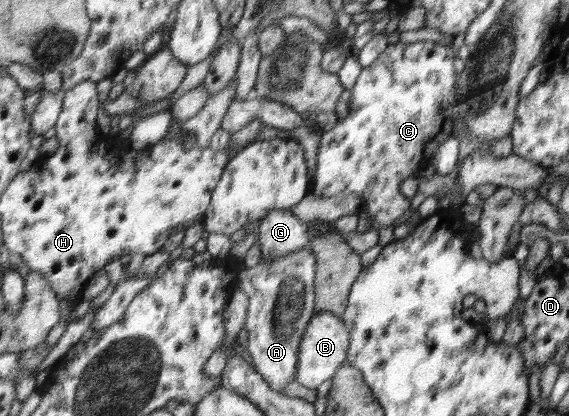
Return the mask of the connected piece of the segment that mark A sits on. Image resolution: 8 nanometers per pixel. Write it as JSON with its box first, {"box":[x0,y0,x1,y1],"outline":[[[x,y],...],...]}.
{"box":[240,249,318,394],"outline":[[[303,249],[284,257],[265,259],[251,268],[243,267],[240,272],[240,289],[249,297],[246,351],[252,357],[254,370],[278,394],[296,379],[299,346],[314,315],[314,273],[318,273],[318,259]]]}

